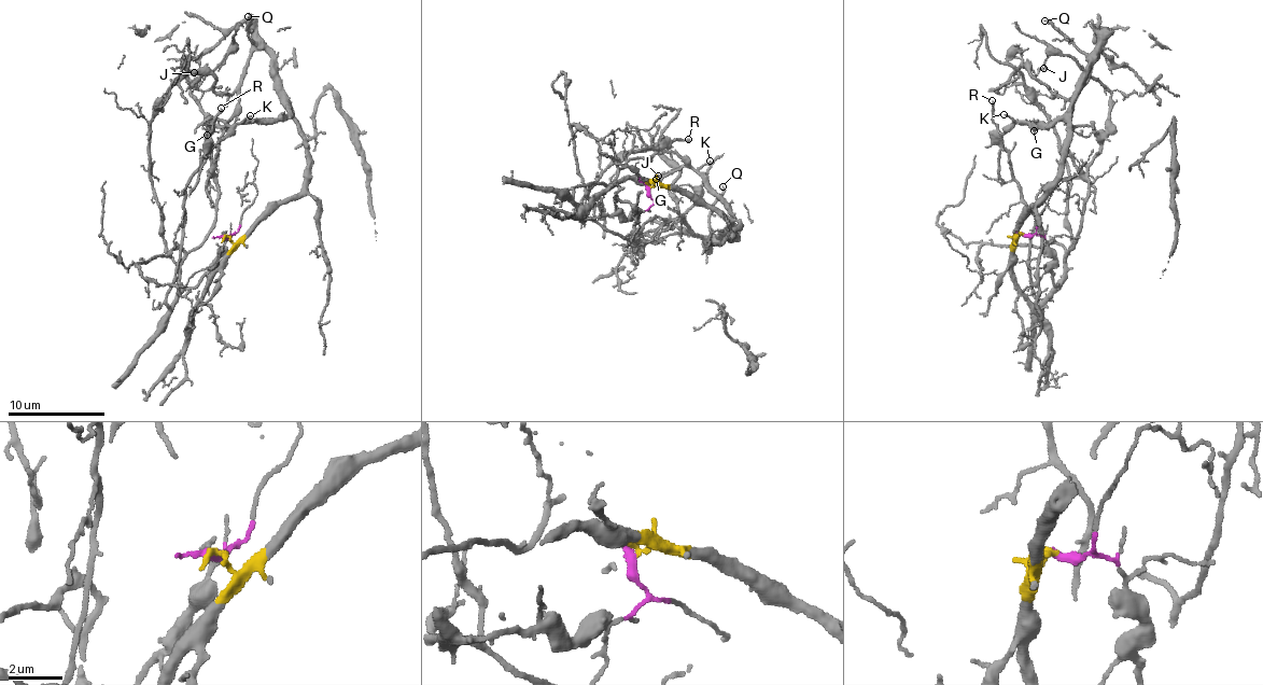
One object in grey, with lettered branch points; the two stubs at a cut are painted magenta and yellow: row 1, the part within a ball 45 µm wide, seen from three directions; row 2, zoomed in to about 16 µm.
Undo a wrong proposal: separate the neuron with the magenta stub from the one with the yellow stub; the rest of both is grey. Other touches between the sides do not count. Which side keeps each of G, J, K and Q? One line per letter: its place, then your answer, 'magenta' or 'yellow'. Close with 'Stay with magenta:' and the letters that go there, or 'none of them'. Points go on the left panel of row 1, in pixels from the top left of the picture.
G: place (207, 135); yellow
J: place (194, 72); yellow
K: place (250, 115); yellow
Q: place (248, 16); yellow
Stay with magenta: none of them

